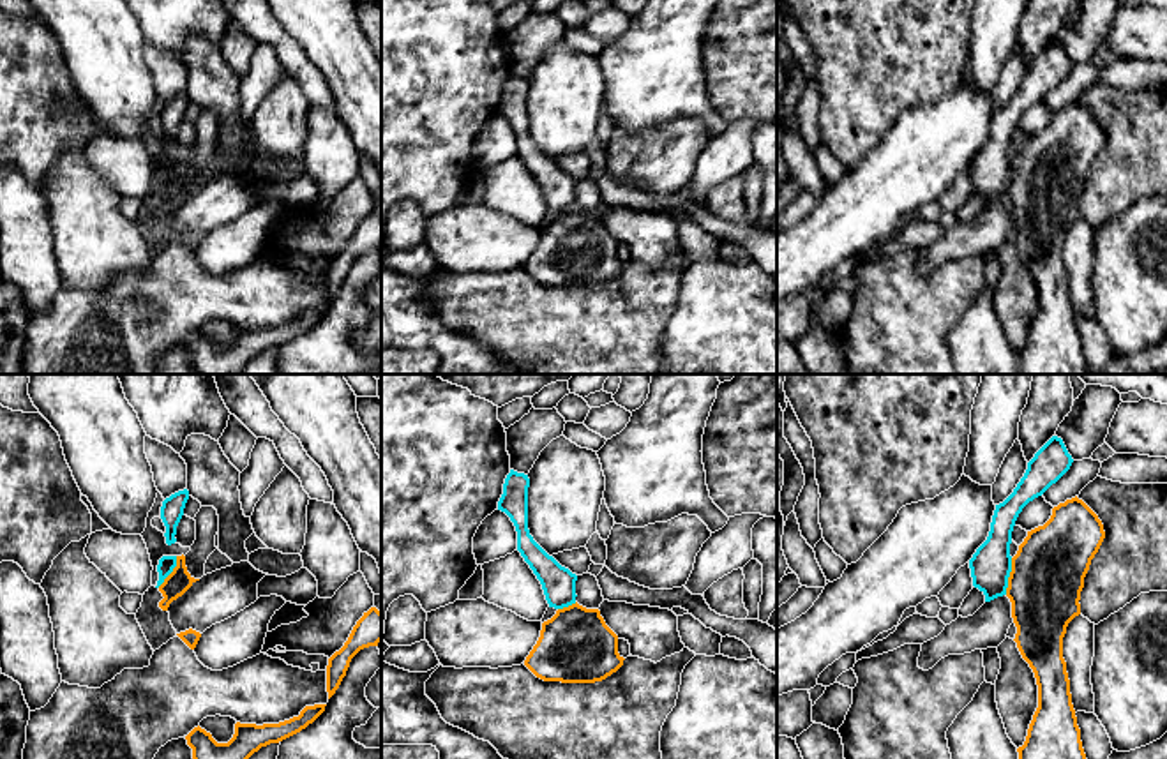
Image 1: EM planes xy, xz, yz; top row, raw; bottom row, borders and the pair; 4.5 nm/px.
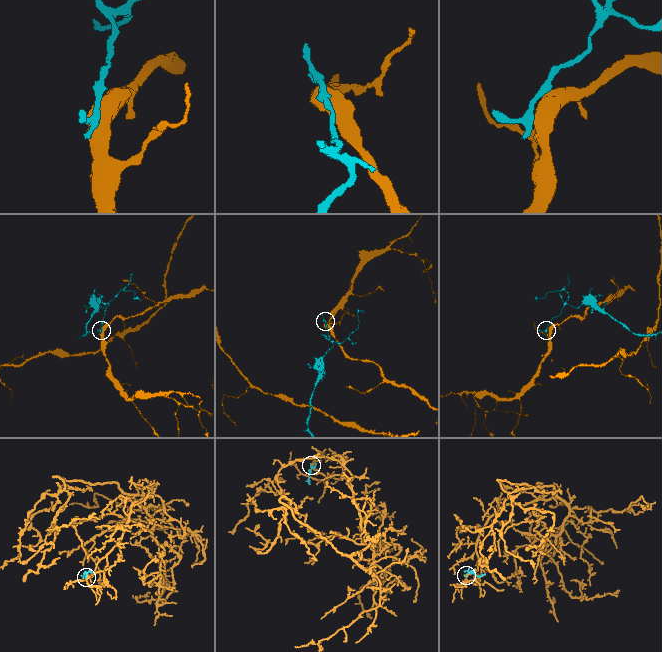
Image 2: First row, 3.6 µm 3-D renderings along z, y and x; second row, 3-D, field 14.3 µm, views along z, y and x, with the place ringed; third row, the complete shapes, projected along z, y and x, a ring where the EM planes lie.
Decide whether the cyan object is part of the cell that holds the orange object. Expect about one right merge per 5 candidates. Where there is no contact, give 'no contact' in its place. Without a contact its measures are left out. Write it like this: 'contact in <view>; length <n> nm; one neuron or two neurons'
contact in yz; length 170 nm; two neurons

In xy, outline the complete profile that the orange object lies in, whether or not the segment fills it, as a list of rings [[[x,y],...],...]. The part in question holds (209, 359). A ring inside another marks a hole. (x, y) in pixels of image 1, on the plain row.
[[[327,309],[305,311],[298,321],[279,328],[235,328],[235,339],[228,348],[217,348],[210,337],[194,332],[187,341],[198,374],[244,374],[245,365],[261,351],[279,348],[312,328]]]

